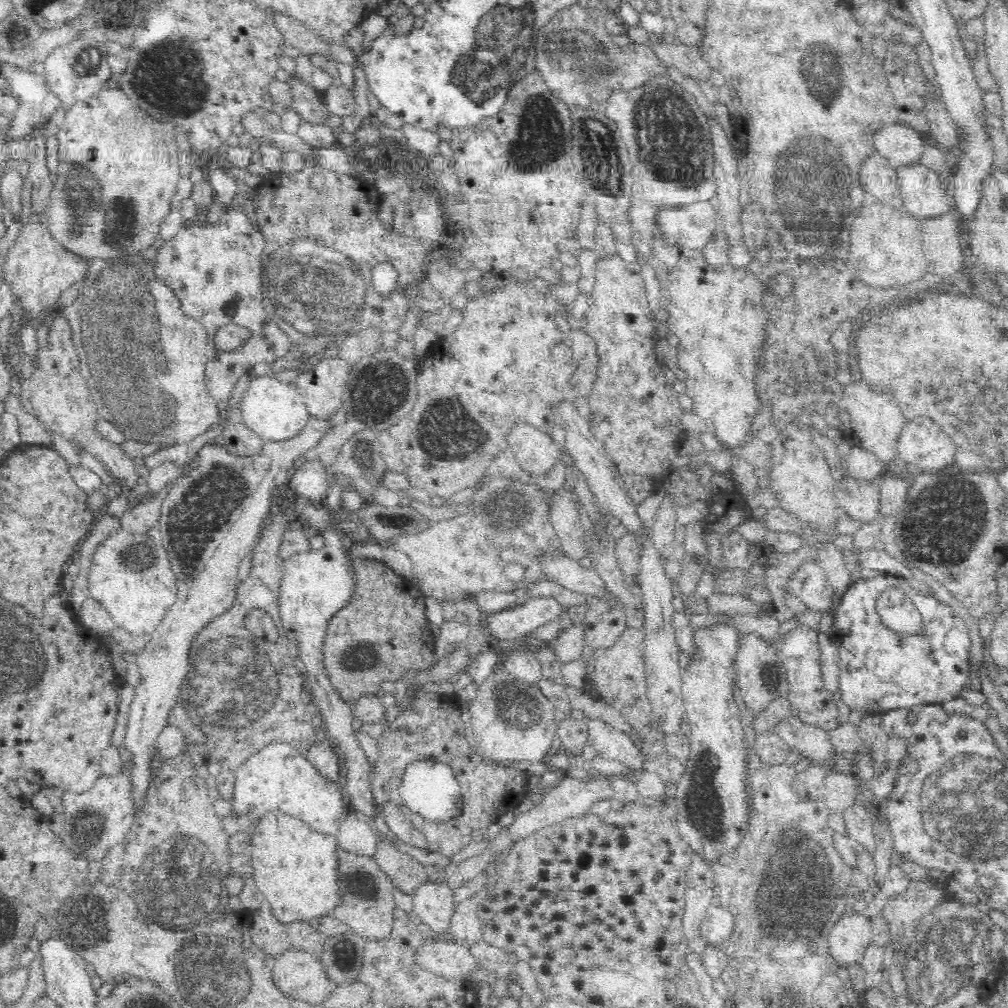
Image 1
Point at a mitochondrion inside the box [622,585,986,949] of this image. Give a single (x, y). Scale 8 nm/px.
(794, 874)

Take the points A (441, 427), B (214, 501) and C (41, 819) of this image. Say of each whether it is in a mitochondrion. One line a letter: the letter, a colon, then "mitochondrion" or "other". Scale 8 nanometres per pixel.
A: mitochondrion
B: mitochondrion
C: other

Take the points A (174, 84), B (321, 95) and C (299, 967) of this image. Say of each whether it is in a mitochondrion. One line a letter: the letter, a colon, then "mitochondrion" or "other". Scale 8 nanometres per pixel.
A: mitochondrion
B: other
C: other

